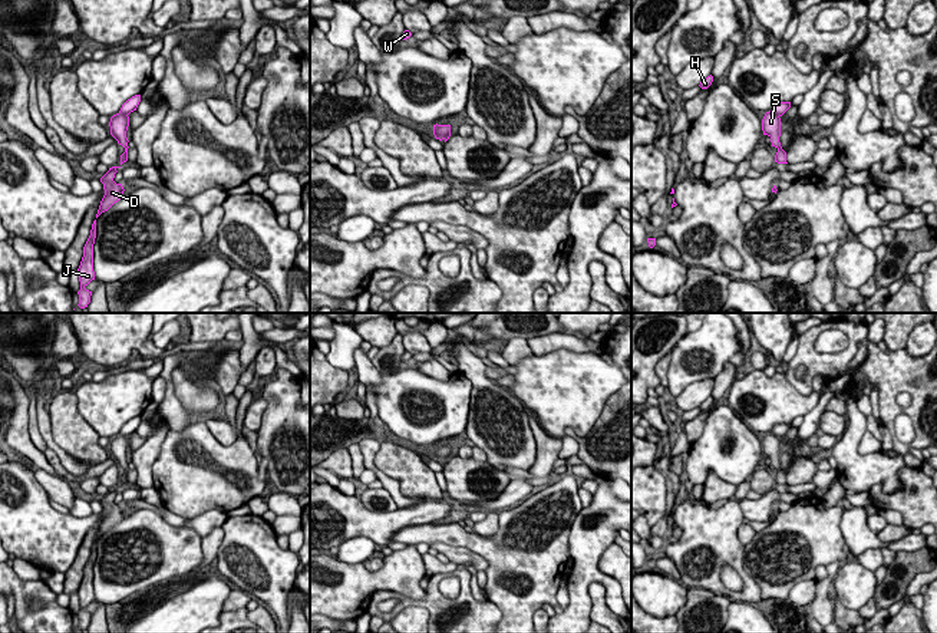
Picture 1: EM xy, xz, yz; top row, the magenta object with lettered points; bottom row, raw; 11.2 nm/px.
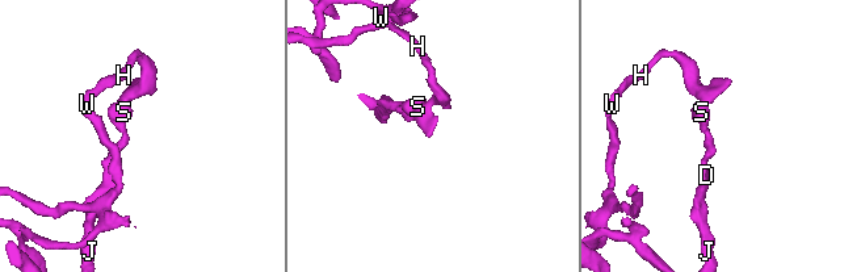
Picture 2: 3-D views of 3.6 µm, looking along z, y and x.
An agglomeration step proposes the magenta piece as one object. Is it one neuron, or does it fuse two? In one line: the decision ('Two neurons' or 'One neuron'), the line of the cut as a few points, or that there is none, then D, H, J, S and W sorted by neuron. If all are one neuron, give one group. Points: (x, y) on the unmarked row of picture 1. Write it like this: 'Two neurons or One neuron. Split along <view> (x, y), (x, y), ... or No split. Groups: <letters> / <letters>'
Two neurons. Split along xy (119, 434), (126, 437). Groups: D J S / H W

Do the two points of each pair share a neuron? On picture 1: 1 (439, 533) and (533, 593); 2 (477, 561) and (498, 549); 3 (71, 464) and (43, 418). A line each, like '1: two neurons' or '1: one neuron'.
1: one neuron
2: two neurons
3: one neuron

